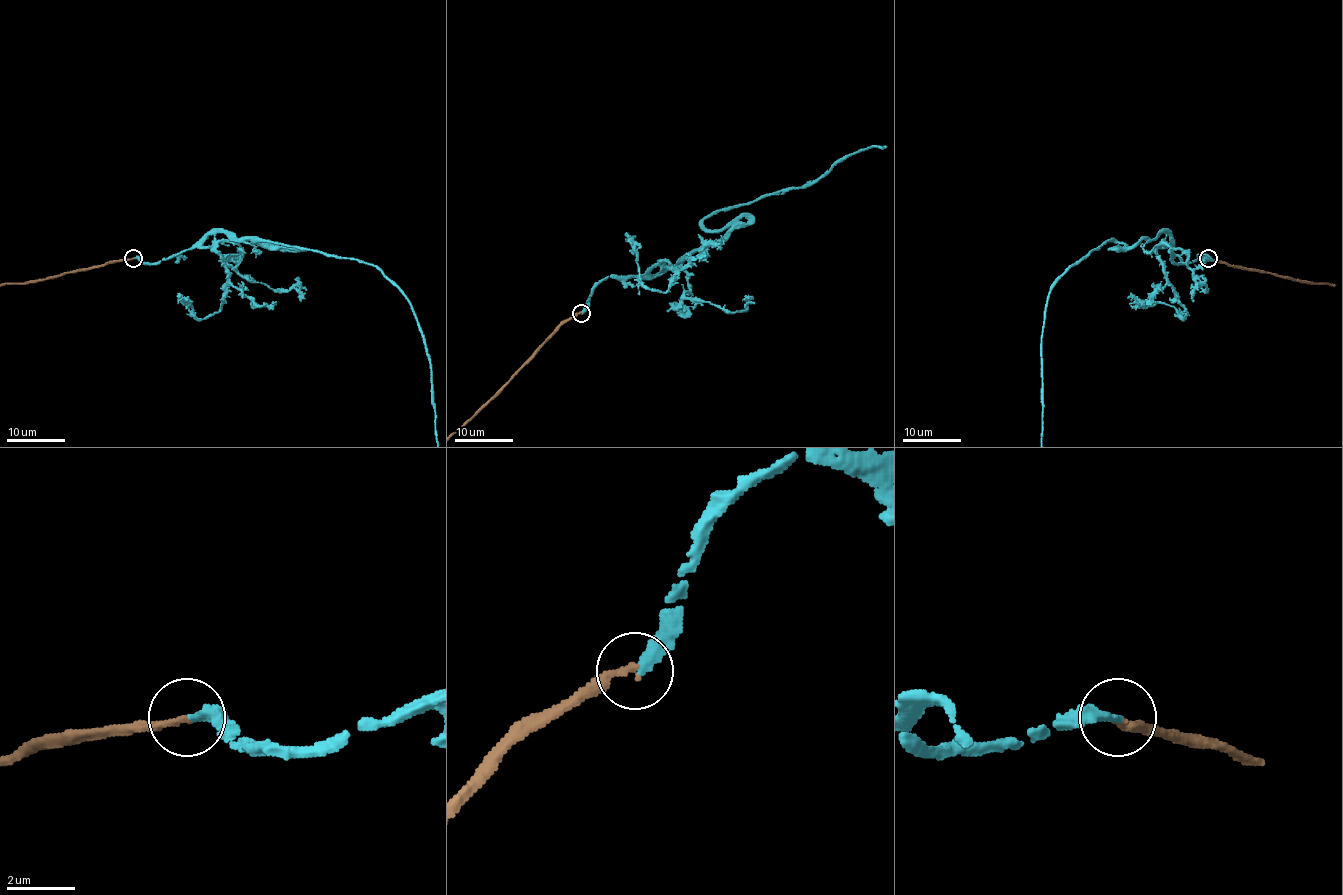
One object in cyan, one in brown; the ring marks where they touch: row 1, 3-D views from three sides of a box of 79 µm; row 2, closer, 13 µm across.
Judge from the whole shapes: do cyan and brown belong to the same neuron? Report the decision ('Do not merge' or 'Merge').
Merge

